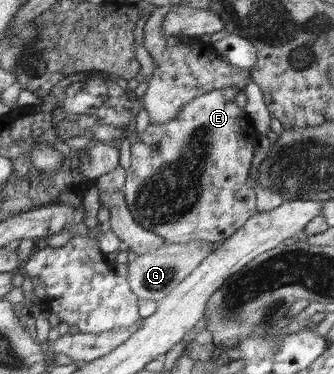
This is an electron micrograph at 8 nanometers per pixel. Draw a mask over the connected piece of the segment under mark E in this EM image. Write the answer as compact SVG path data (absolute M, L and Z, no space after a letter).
M228 87L212 90L204 95L197 96L191 102L183 106L181 112L175 115L171 120L165 123L149 123L147 128L141 134L132 134L130 139L131 146L131 165L126 171L125 184L125 202L133 215L133 218L159 236L166 242L175 242L175 244L185 244L185 242L217 242L223 238L229 238L237 229L241 228L251 216L258 212L256 207L255 186L248 187L246 182L249 178L251 160L253 160L253 147L257 143L260 135L256 132L249 115L243 111L236 103L235 96L241 89Z

